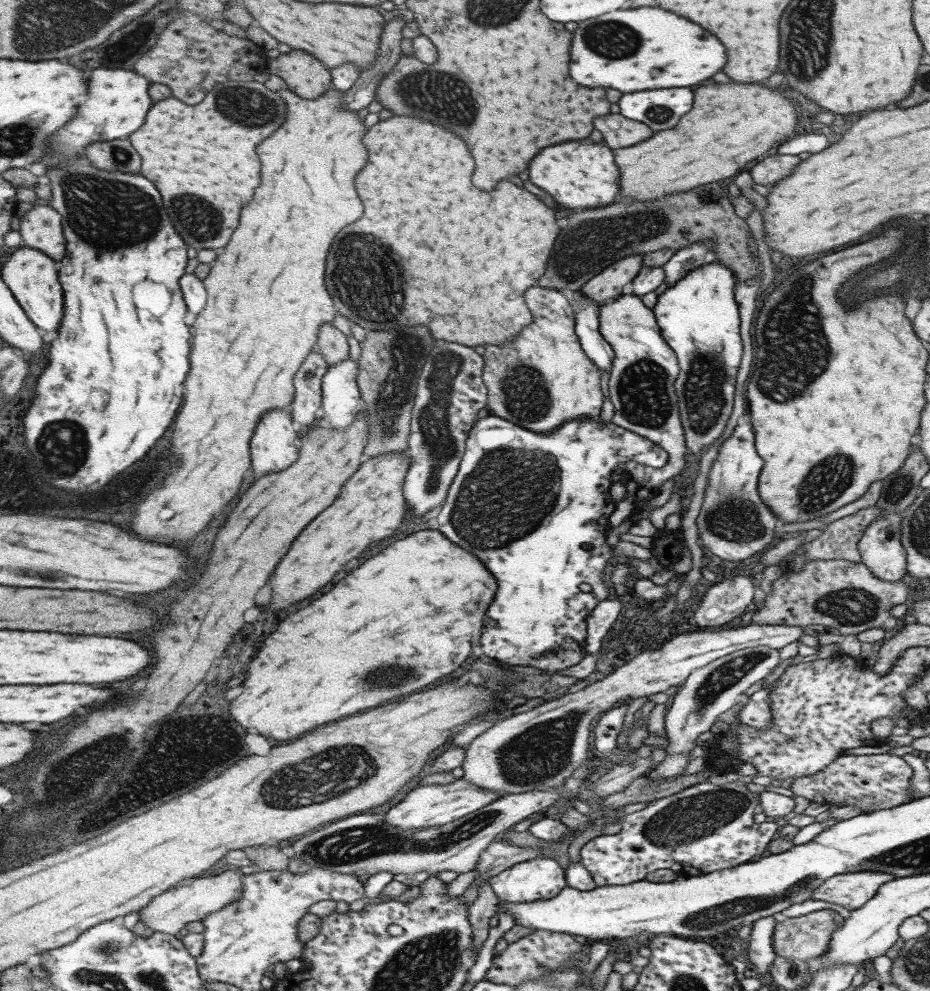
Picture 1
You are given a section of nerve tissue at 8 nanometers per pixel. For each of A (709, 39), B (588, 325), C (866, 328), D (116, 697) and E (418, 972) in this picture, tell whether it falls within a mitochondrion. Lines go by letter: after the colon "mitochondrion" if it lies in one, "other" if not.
A: other
B: other
C: other
D: other
E: mitochondrion

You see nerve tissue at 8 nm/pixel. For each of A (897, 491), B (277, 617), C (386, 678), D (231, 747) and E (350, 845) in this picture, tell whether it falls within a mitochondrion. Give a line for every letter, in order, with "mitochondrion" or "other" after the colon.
A: mitochondrion
B: other
C: mitochondrion
D: other
E: mitochondrion

